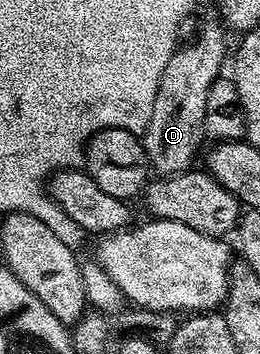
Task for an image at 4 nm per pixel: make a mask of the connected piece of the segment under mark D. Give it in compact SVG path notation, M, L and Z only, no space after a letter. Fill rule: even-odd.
M203 22L193 40L186 43L188 46L180 45L169 64L165 64L165 72L161 72L161 84L157 84L157 96L153 100L153 116L149 116L149 124L141 135L150 169L154 173L156 170L156 175L170 176L192 169L194 162L191 161L199 145L205 142L205 100L209 100L211 85L224 73L223 57L229 54L228 35L224 27L215 22Z

